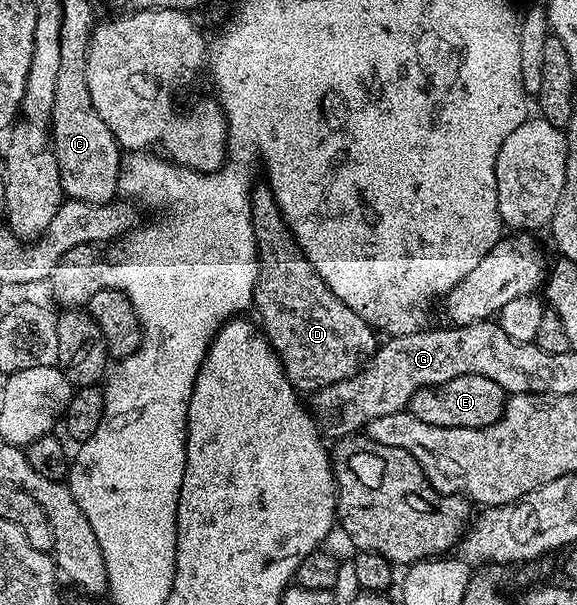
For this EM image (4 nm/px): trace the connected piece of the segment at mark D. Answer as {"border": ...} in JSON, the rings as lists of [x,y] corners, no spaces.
{"border":[[[260,182],[256,188],[254,185],[250,189],[249,232],[255,237],[255,253],[259,255],[253,312],[259,315],[261,331],[277,354],[287,381],[300,393],[314,394],[358,372],[375,354],[377,333],[369,327],[365,318],[361,318],[361,314],[349,310],[349,306],[345,306],[345,302],[341,302],[341,298],[337,298],[337,294],[325,286],[321,274],[317,274],[317,270],[313,270],[311,263],[303,257],[301,246],[295,241],[295,235],[289,230],[277,206],[273,190],[266,182]]]}

